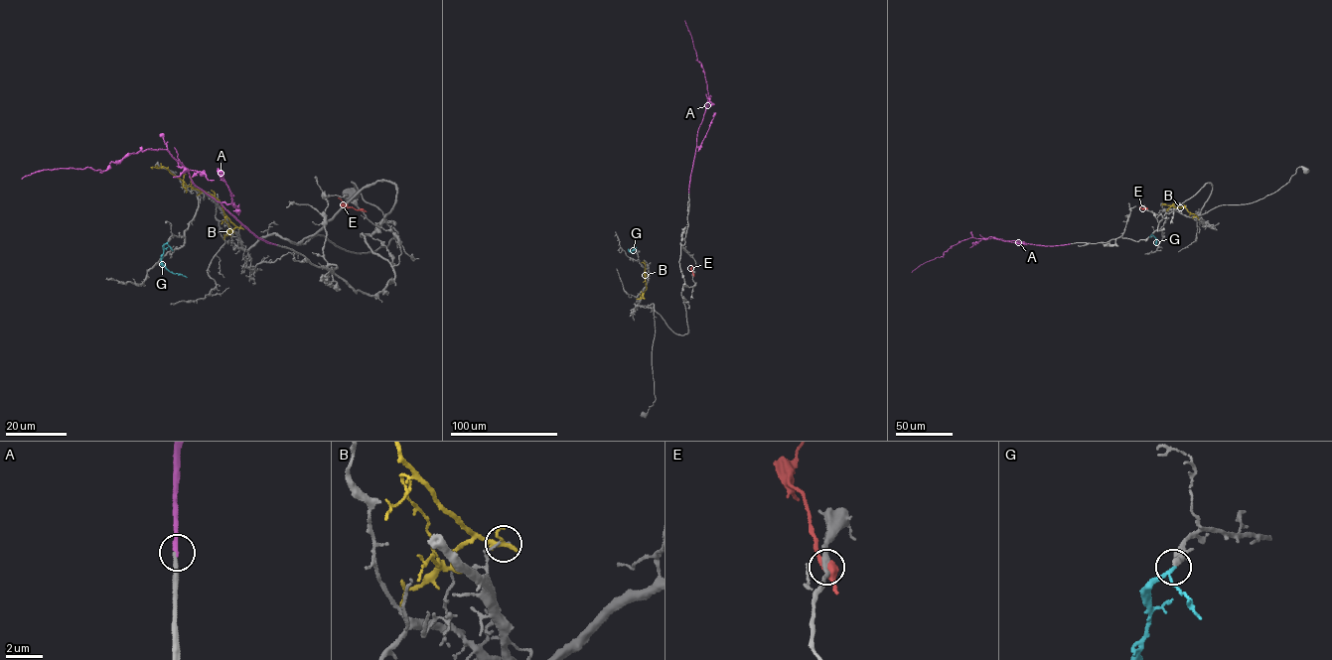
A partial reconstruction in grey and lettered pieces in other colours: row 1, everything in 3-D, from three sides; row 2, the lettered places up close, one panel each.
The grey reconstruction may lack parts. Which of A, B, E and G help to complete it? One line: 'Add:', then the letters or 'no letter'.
Add: A, G

